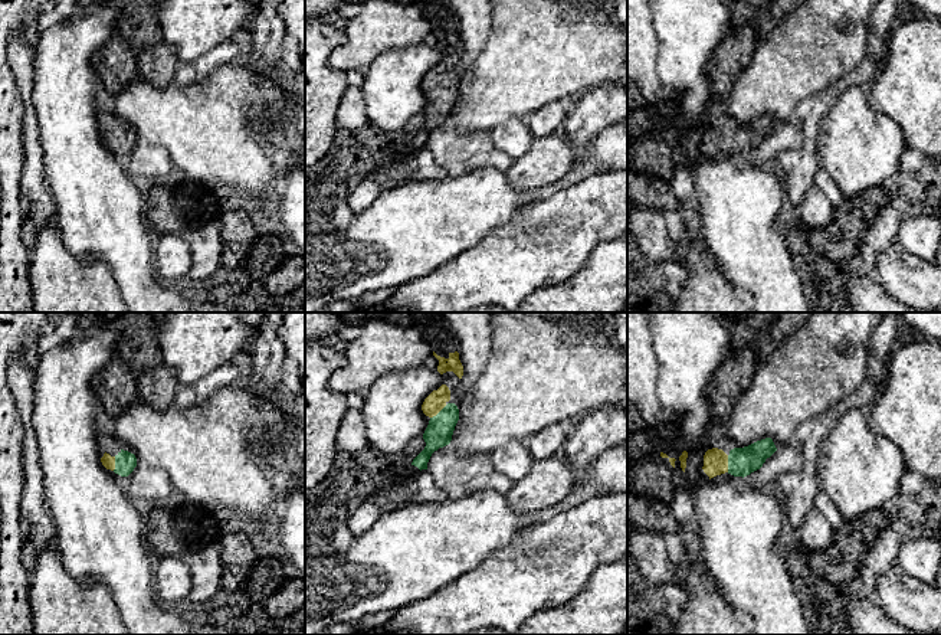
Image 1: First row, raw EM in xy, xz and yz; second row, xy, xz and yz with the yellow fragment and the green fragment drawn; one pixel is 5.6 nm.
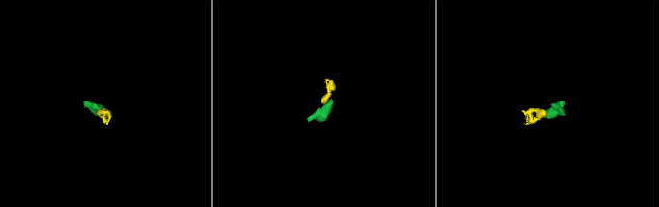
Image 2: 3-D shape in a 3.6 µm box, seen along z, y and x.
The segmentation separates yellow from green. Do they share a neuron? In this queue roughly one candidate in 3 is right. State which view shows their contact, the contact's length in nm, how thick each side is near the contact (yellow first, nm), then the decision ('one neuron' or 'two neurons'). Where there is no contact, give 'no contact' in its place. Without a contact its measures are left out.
contact in yz; length 100 nm; calibres 140 and 160 nm; one neuron

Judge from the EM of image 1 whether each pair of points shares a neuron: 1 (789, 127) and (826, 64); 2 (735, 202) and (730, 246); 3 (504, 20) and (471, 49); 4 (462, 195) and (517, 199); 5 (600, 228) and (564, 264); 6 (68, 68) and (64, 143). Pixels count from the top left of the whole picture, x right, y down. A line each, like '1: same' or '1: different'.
1: different
2: same
3: different
4: same
5: same
6: same

